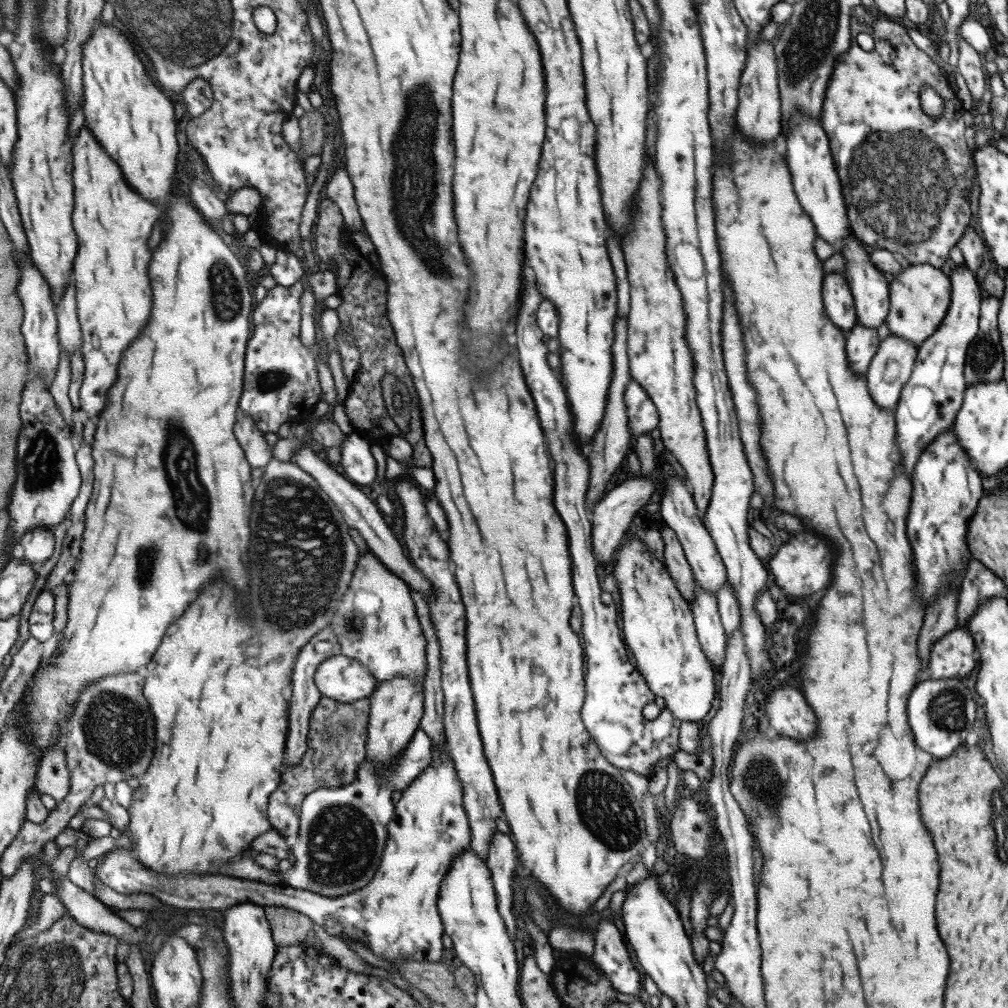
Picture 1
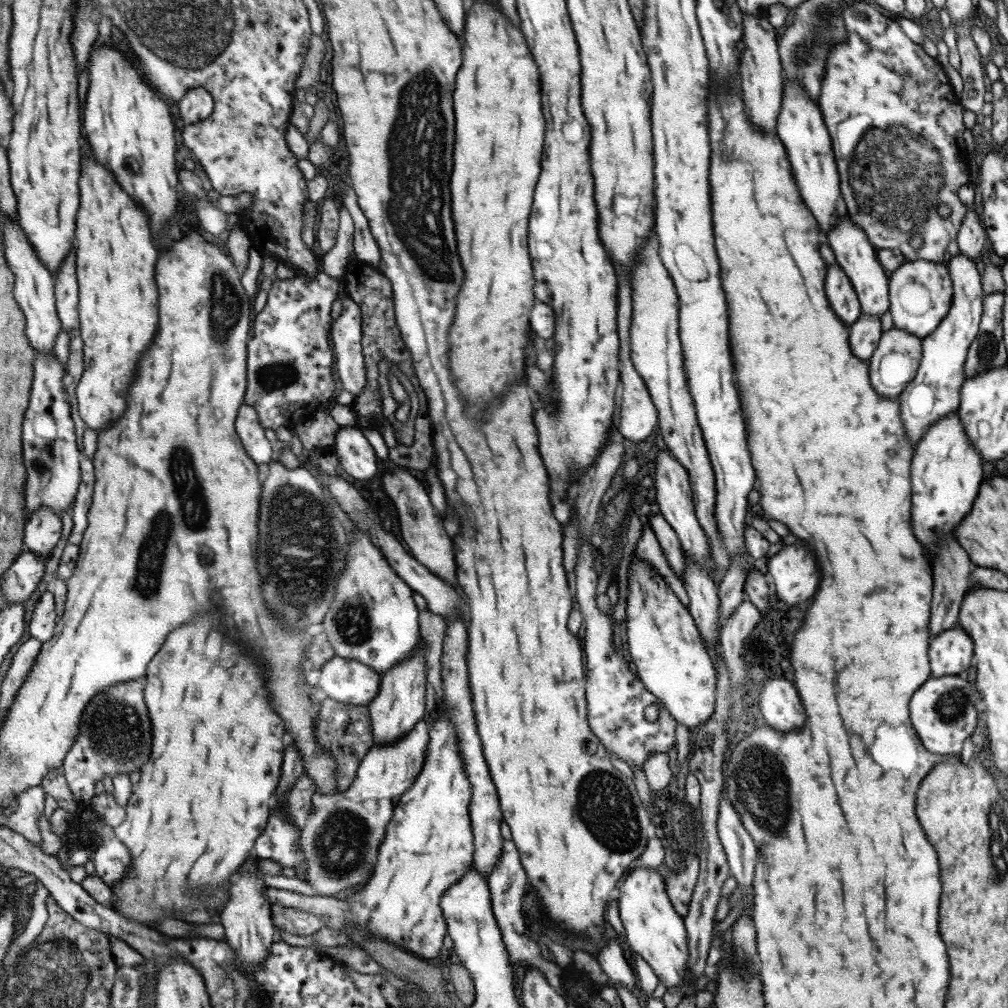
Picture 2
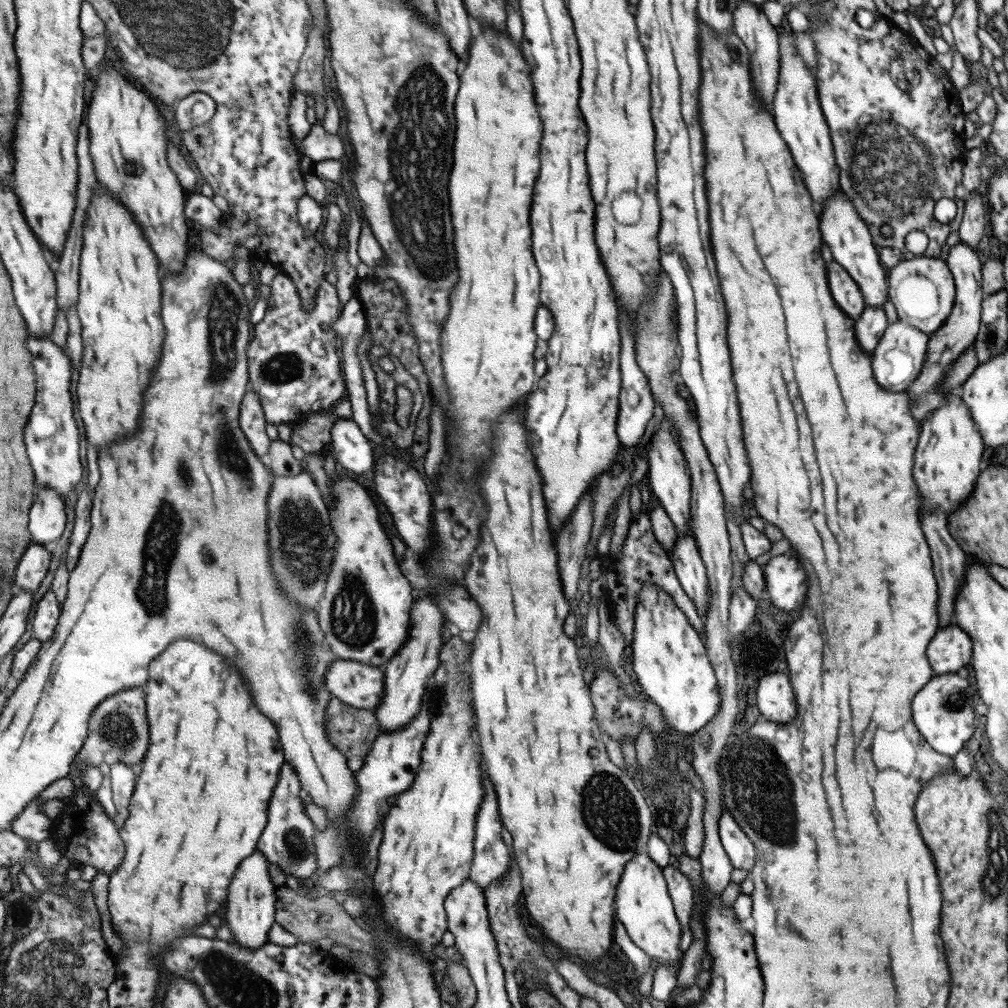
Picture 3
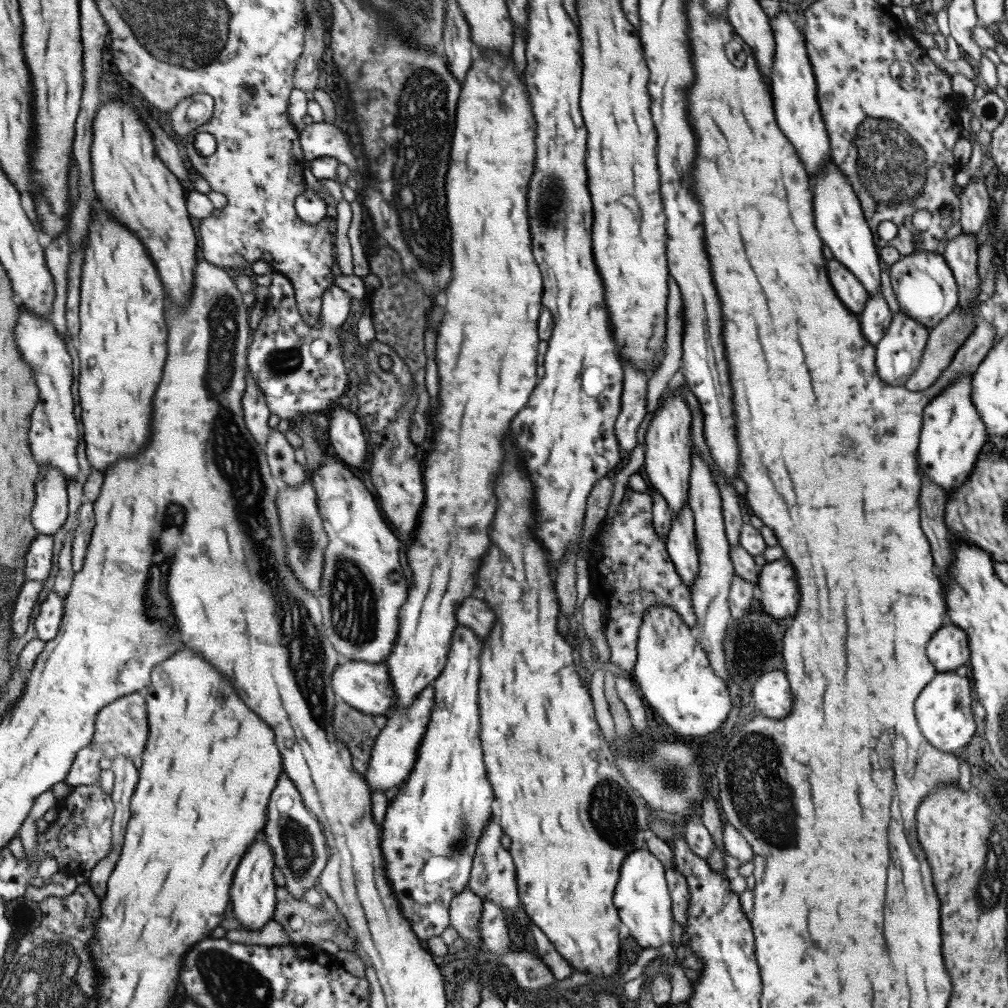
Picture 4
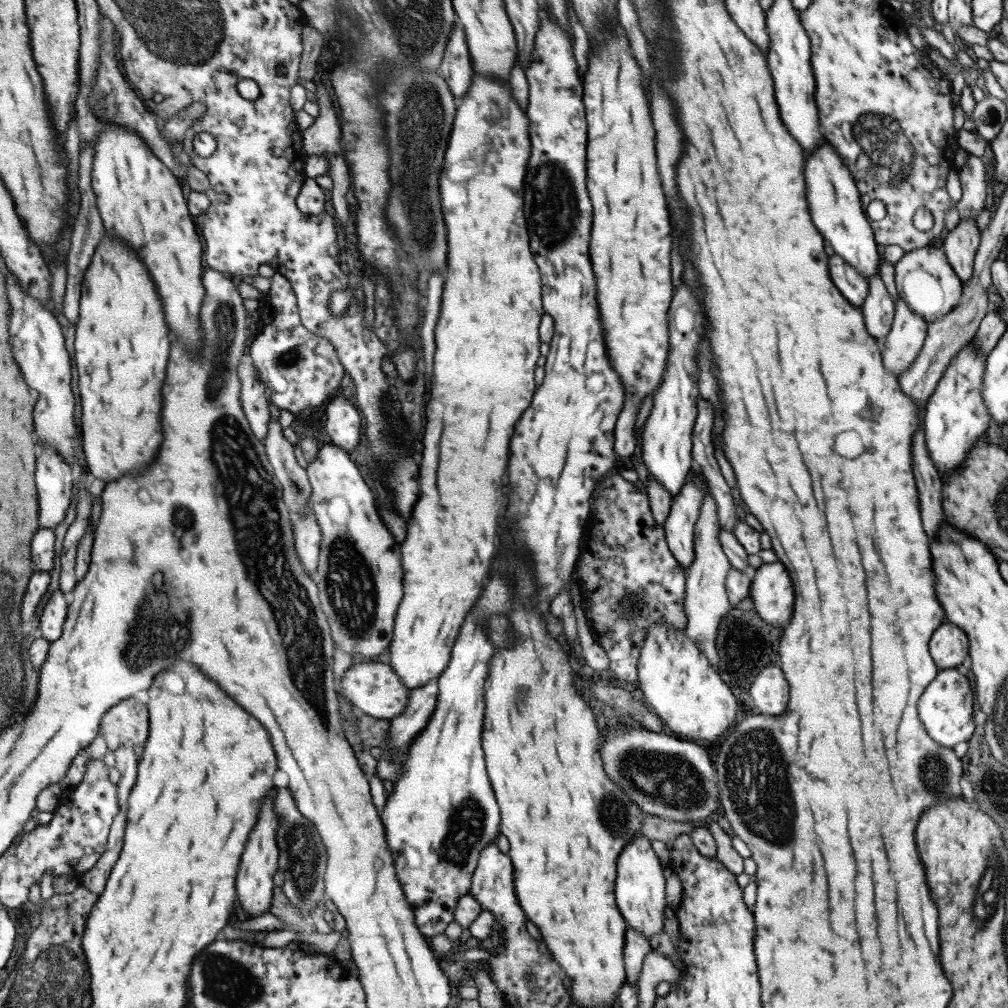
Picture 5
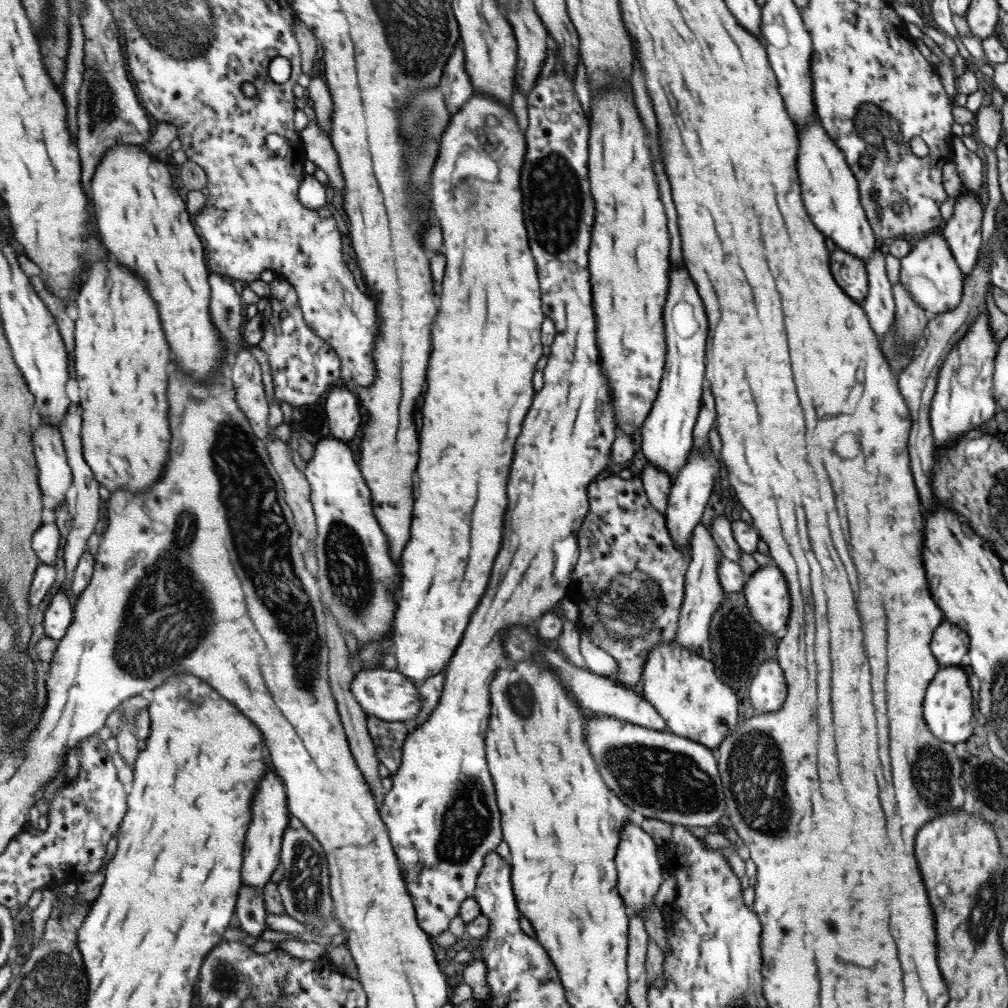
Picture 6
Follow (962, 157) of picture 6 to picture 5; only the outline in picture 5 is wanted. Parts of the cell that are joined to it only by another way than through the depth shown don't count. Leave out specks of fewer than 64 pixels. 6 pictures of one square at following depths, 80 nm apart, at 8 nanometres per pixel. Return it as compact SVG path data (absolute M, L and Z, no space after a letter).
M969 155L959 169L956 169L962 190L961 198L956 204L958 218L976 220L985 202L985 169L981 160Z

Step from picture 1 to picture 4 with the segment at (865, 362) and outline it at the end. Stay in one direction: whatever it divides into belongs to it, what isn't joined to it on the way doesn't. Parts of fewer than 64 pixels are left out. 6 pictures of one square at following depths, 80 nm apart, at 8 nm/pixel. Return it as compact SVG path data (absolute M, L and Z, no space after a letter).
M881 291L868 295L864 307L857 315L861 334L870 345L874 346L885 334L892 319L892 313L889 311Z

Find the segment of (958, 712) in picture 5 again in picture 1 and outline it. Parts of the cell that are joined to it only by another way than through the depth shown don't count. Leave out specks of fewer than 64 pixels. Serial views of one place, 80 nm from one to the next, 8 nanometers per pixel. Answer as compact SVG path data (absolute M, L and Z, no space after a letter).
M925 679L909 693L906 717L915 744L935 759L947 758L964 742L975 720L975 703L971 692L960 679Z

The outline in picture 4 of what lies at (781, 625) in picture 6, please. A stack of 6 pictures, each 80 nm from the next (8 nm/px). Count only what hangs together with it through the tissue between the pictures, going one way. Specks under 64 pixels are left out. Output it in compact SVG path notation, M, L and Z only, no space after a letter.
M785 557L766 562L759 568L757 588L761 593L761 609L771 618L792 616L799 604L799 587L793 567Z

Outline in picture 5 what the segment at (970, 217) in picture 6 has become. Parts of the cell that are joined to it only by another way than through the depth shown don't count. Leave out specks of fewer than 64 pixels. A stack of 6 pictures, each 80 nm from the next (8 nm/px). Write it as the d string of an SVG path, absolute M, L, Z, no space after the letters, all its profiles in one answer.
M961 220L957 226L944 232L941 246L947 262L953 267L955 274L964 285L972 273L974 256L980 241L980 232L977 231L976 220Z

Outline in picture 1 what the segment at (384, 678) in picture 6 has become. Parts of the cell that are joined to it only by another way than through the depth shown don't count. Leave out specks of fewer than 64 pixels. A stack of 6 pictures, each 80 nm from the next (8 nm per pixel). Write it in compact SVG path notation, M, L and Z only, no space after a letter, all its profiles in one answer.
M343 654L328 658L316 672L316 685L323 697L355 703L373 694L378 682L357 659Z

